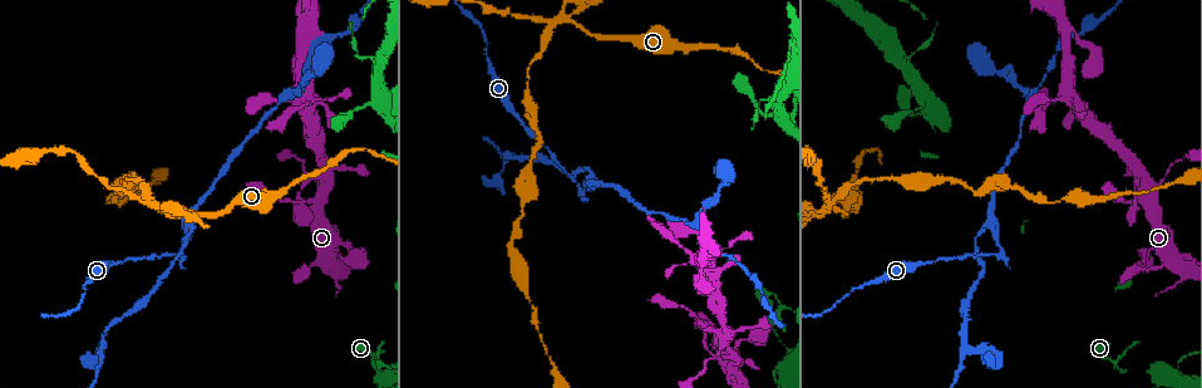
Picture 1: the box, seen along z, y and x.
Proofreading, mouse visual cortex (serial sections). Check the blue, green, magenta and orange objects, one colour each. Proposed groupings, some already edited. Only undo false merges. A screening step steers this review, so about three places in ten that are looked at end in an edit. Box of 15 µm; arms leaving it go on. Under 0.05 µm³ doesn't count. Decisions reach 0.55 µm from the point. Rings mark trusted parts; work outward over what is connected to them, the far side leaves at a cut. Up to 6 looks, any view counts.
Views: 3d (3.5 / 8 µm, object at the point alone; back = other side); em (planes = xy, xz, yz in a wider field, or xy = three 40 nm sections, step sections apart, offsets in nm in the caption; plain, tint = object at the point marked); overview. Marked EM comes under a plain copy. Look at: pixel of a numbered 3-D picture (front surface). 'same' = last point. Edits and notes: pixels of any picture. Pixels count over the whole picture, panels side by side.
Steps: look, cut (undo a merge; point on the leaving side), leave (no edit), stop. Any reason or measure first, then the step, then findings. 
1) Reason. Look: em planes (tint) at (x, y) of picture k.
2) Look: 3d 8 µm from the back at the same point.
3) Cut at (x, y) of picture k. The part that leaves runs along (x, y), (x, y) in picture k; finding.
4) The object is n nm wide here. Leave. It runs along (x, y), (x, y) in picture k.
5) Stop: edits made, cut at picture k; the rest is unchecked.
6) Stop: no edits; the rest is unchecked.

Abrupt turn. Look: 3d 3.5 µm at (377, 363) of picture 1.

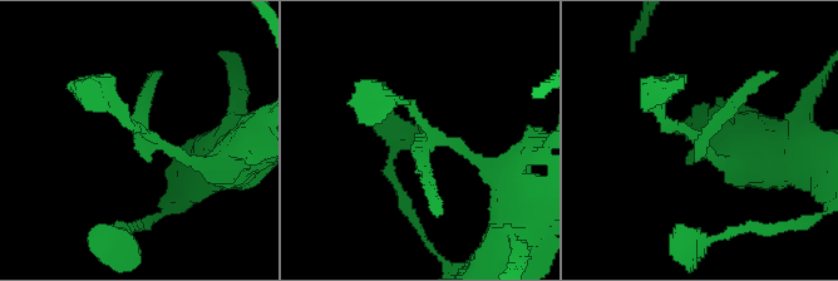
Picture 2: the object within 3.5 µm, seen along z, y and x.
Look: em planes (tint) at (698, 135) of picture 2.

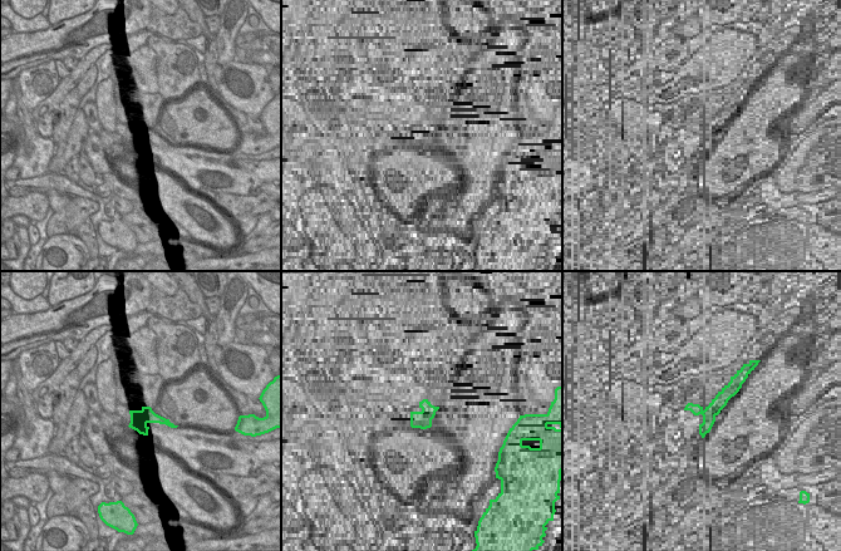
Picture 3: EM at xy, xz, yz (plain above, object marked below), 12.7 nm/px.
Look: em xy step 5 (tint) at the same point.

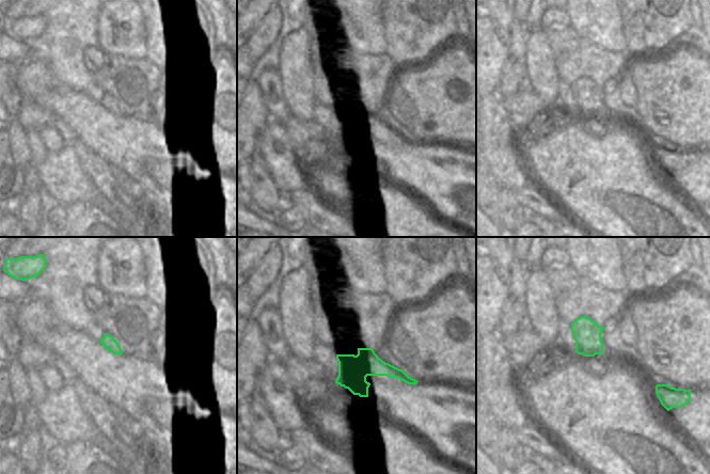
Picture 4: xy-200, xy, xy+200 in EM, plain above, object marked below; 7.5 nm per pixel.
Leave. One cell here.

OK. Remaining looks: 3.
Arms run side by side. Look: 3d 3.5 µm at (568, 20) of picture 1.

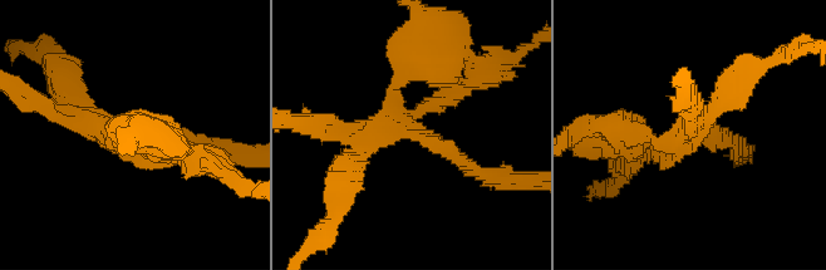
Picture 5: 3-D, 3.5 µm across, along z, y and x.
Look: em xy step 3 (tint) at (688, 136) of picture 5.

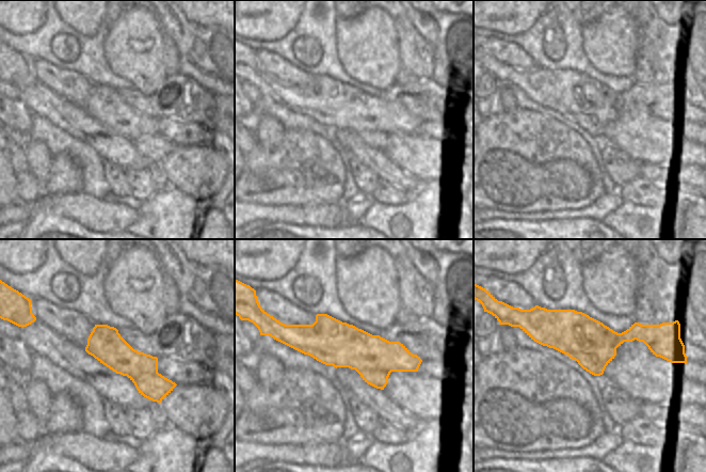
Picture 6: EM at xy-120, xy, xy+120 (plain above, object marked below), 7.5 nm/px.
Cut at (643, 147) of picture 5. A second cell is stuck on.

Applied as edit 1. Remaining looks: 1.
Stop: edits made, cut at picture 5; the rest is unchecked.

